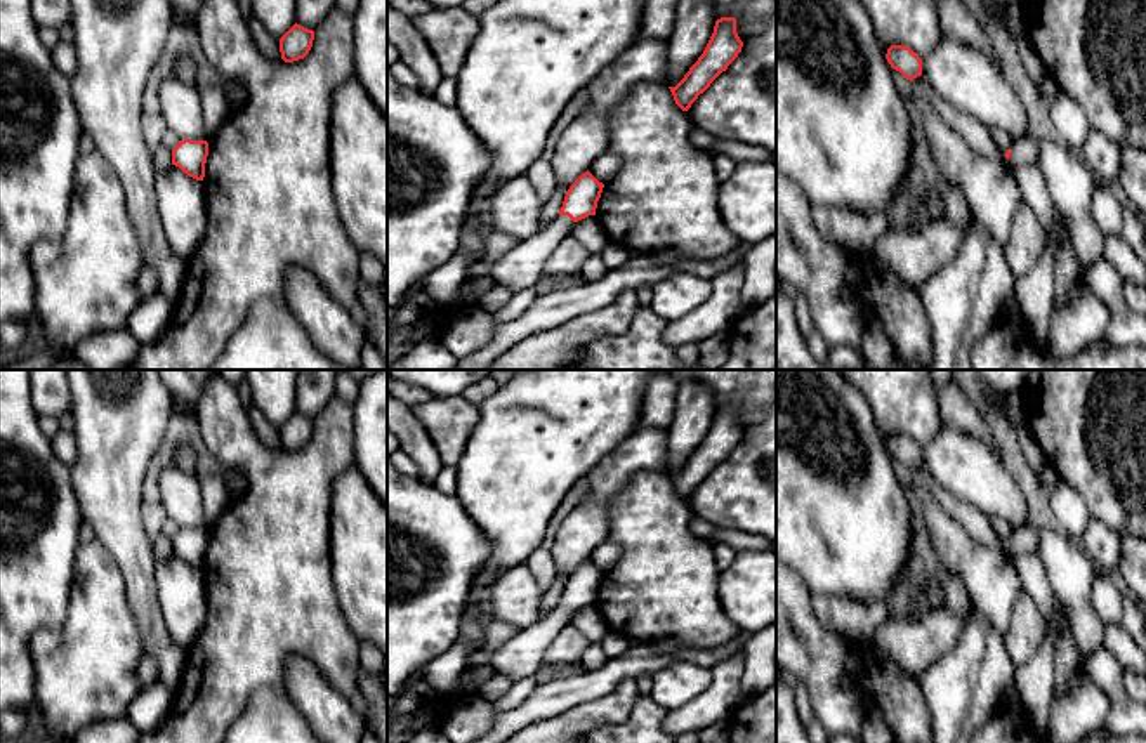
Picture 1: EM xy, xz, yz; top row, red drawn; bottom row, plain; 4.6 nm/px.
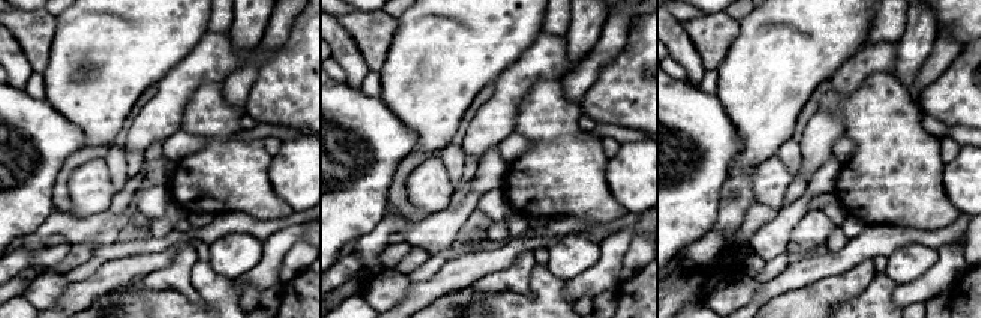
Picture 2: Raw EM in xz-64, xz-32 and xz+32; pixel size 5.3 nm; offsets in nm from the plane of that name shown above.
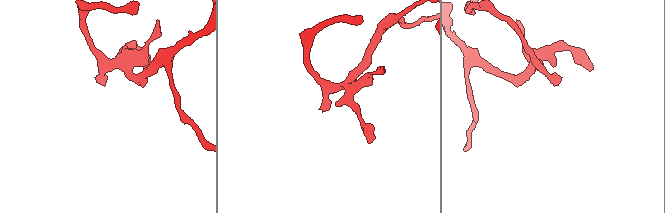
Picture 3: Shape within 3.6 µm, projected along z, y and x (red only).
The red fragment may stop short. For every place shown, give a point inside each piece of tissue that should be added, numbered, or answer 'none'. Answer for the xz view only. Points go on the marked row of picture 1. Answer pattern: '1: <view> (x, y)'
1: xz (521, 268)

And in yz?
1: yz (1025, 151)

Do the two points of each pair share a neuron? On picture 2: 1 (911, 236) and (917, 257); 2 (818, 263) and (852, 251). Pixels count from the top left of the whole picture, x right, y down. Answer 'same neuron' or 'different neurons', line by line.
1: different neurons
2: same neuron

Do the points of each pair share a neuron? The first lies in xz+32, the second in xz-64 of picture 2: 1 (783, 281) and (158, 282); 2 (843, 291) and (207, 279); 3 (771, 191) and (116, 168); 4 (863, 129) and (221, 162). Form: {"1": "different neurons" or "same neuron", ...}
{"1": "different neurons", "2": "different neurons", "3": "different neurons", "4": "same neuron"}

